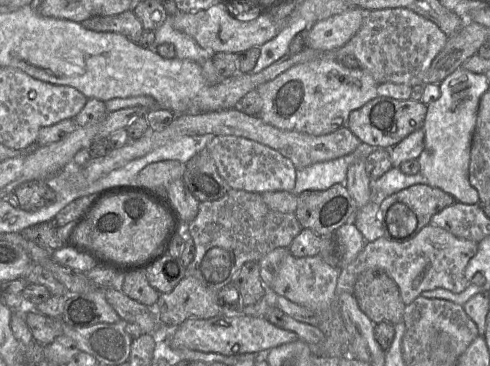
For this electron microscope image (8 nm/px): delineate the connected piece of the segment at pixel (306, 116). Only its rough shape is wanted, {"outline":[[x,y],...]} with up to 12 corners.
{"outline":[[292,66],[256,90],[258,117],[326,135],[378,96],[361,68]]}

